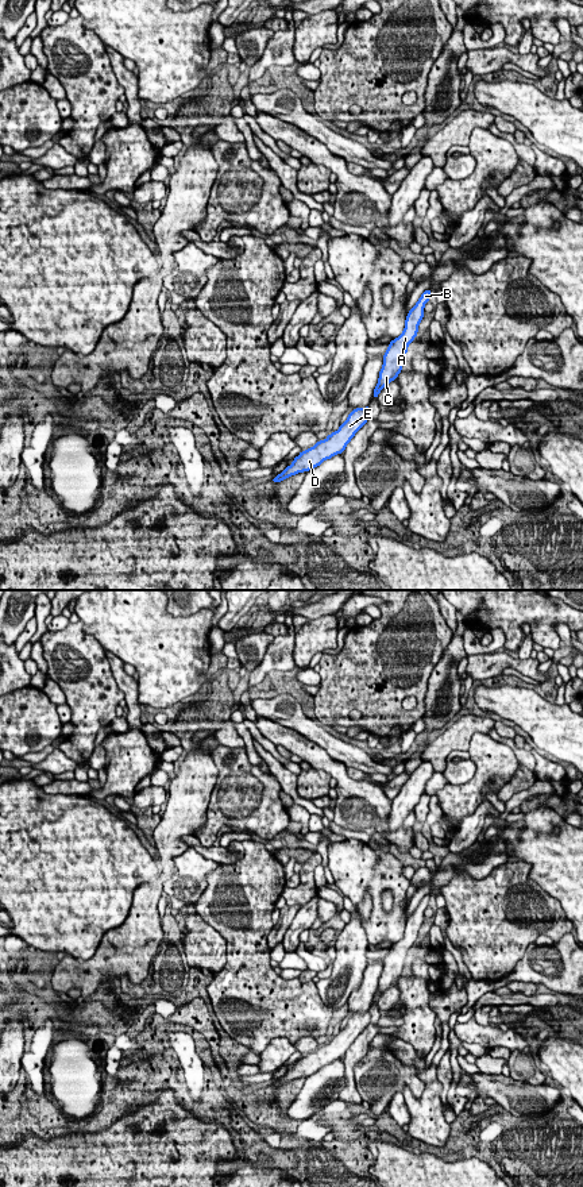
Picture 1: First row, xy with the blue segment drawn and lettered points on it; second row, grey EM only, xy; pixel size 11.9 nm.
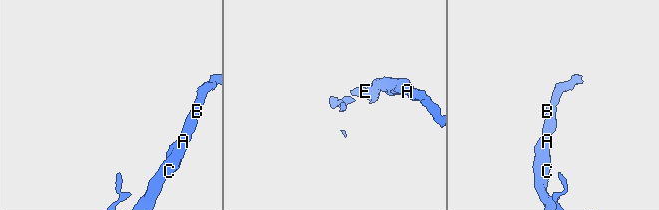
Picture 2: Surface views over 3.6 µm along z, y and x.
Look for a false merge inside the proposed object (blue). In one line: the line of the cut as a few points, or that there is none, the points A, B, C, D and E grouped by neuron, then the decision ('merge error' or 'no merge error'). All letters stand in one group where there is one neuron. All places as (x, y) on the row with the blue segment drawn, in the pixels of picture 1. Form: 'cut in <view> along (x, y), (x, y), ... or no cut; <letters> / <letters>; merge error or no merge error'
no cut; A B C D E; no merge error

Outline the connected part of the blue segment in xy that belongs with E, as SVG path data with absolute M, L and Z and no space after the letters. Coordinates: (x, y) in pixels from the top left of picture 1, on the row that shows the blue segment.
M368 405L366 408L355 408L337 431L328 435L325 440L317 442L306 451L301 451L300 455L293 459L293 463L287 466L281 474L278 474L273 481L281 482L298 473L308 473L309 470L320 466L324 460L344 452L347 444L367 423L370 416L371 411Z

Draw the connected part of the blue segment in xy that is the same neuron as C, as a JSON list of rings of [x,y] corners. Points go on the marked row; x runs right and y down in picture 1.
[[[426,289],[416,305],[409,311],[405,320],[404,332],[389,343],[383,354],[383,365],[379,371],[378,384],[374,389],[372,397],[378,398],[381,390],[394,381],[402,371],[402,363],[408,352],[409,344],[414,340],[418,332],[418,324],[424,317],[424,307],[431,300],[431,289]]]

